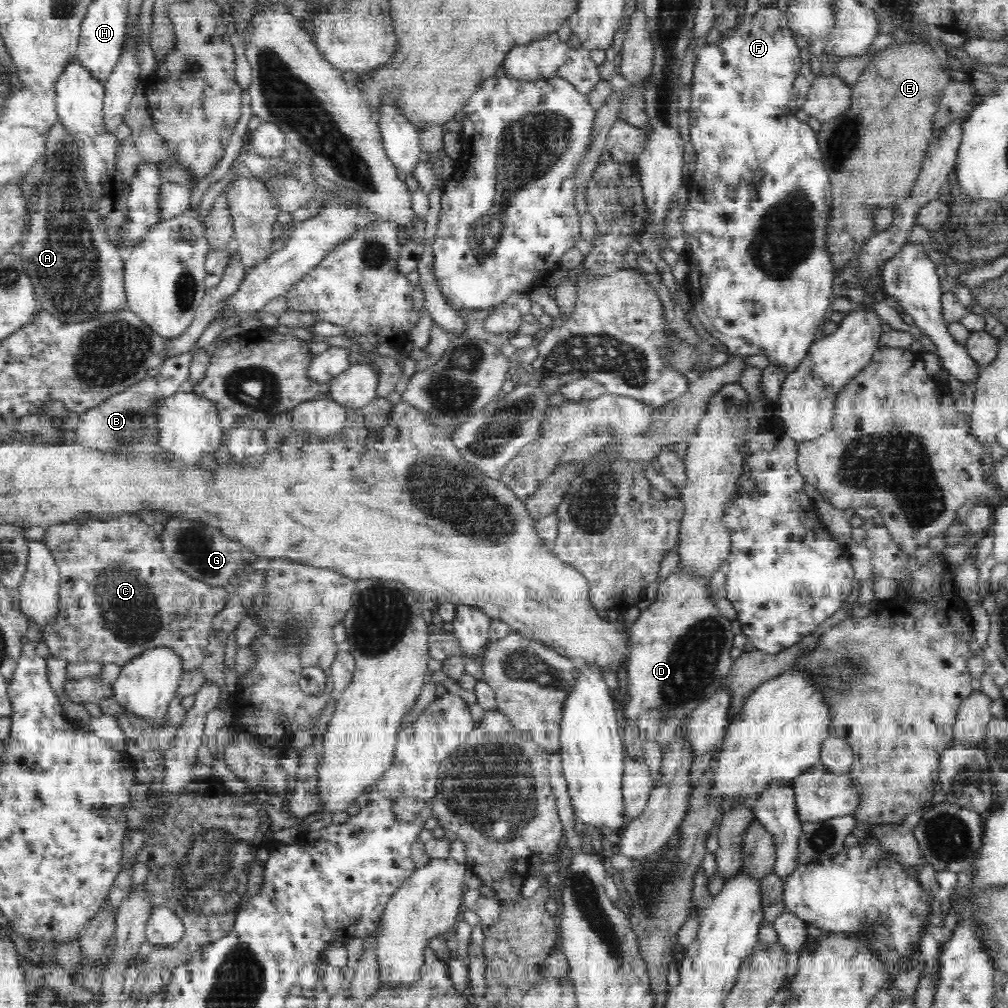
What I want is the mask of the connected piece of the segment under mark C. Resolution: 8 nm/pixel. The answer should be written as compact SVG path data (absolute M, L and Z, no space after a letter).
M124 515L118 518L110 520L76 520L74 523L69 524L54 524L49 526L45 530L44 536L42 536L43 544L51 551L55 564L59 569L61 584L59 588L59 600L58 605L58 620L54 620L54 624L48 624L46 626L46 632L44 635L54 636L42 636L43 641L49 648L49 653L54 658L60 658L67 664L82 664L82 662L101 662L102 664L119 664L124 666L126 662L130 662L132 658L140 656L142 652L146 652L147 649L156 648L156 646L165 646L166 648L172 648L174 652L182 659L182 670L188 672L188 670L198 670L202 668L202 662L204 662L204 656L206 656L206 646L209 644L208 638L211 636L211 628L214 618L217 616L224 606L226 606L227 592L224 588L216 588L208 584L204 584L200 580L194 580L193 577L186 576L186 573L182 572L177 566L174 566L174 562L170 561L170 557L166 555L165 550L162 549L162 542L160 536L156 535L156 532L152 527L141 522L137 516Z

